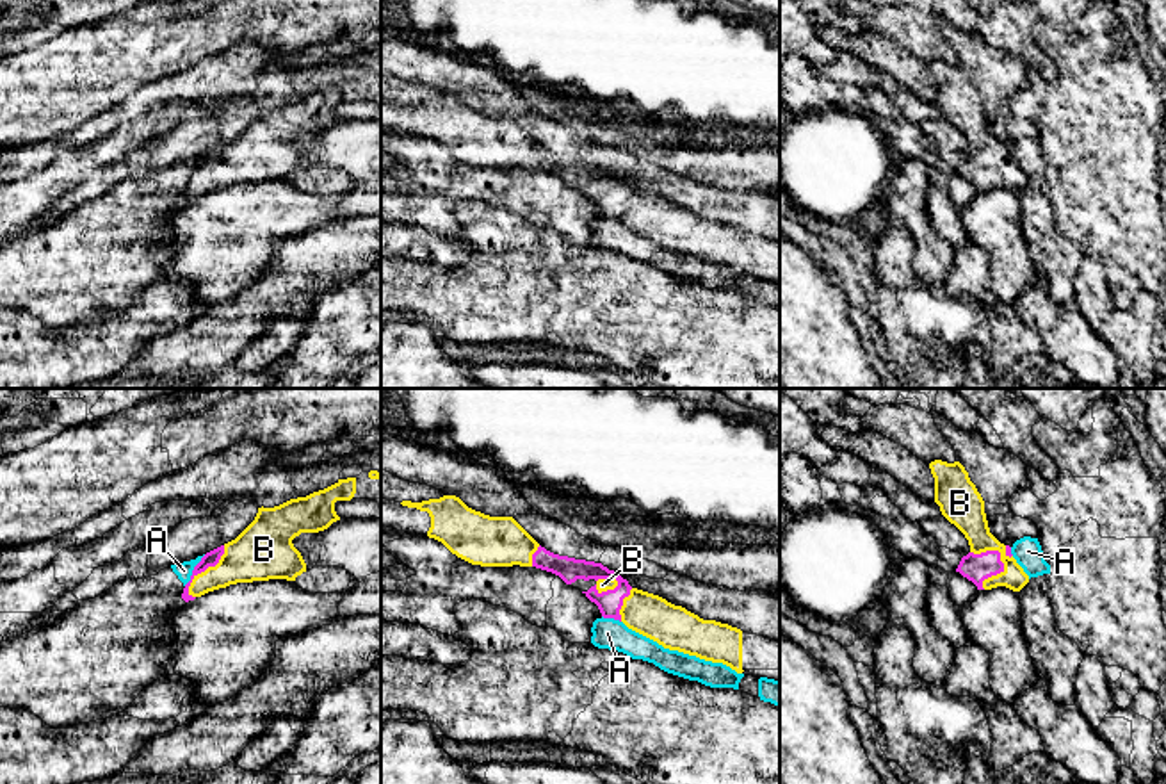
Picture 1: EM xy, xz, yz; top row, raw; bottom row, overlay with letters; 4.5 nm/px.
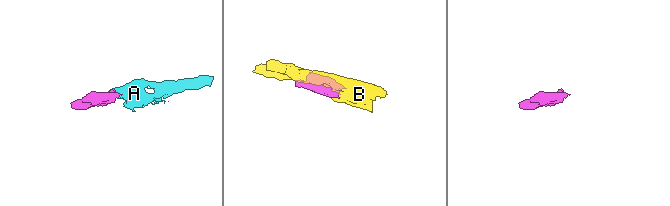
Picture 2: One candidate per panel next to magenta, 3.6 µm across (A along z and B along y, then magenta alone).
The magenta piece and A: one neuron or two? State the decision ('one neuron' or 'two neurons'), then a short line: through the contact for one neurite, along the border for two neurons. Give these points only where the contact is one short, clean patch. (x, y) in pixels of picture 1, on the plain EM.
two neurons; line xy (205, 155), (184, 186)

